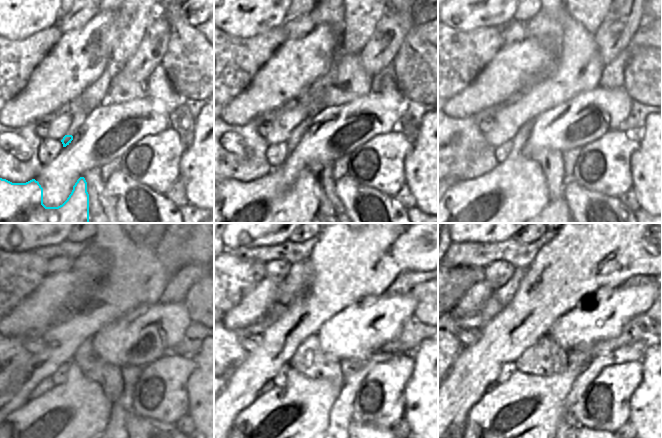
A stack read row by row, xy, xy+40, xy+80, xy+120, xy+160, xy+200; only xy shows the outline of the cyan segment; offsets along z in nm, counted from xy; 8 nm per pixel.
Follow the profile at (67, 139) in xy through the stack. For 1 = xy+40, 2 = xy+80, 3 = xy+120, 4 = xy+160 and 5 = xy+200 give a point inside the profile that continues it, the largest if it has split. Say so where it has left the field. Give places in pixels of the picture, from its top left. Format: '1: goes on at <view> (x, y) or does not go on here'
1: goes on at xy+40 (292, 142)
2: goes on at xy+80 (500, 202)
3: goes on at xy+120 (56, 426)
4: goes on at xy+160 (280, 426)
5: goes on at xy+200 (505, 426)

